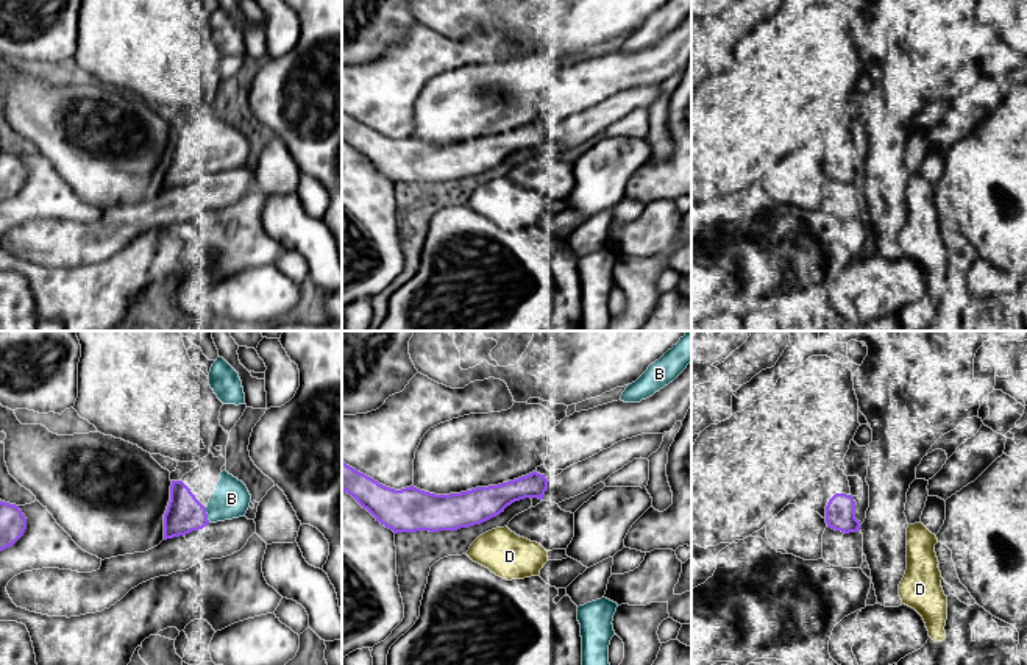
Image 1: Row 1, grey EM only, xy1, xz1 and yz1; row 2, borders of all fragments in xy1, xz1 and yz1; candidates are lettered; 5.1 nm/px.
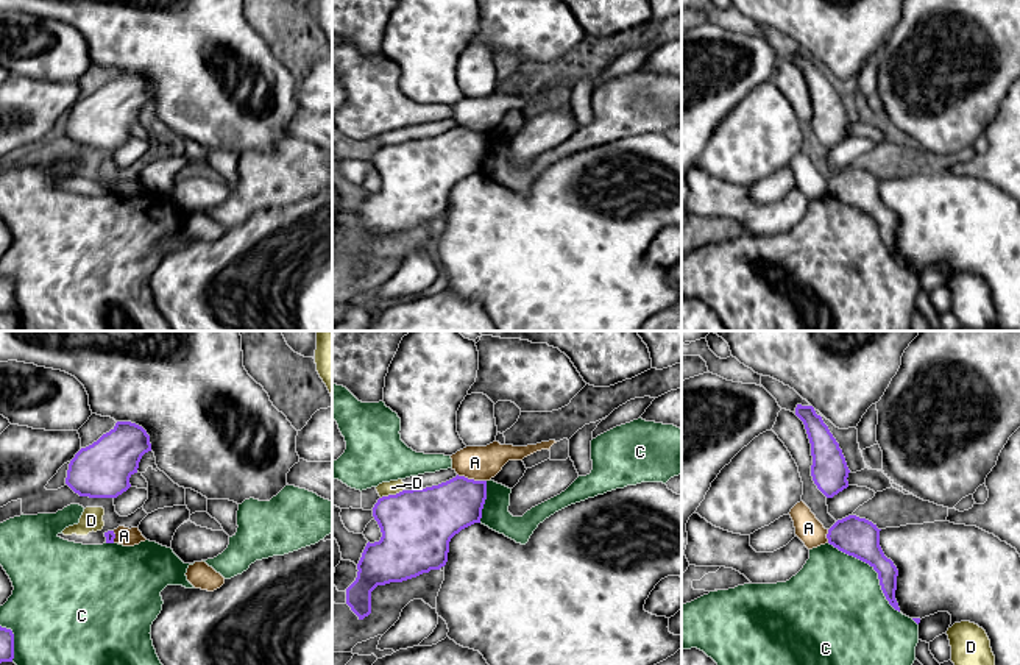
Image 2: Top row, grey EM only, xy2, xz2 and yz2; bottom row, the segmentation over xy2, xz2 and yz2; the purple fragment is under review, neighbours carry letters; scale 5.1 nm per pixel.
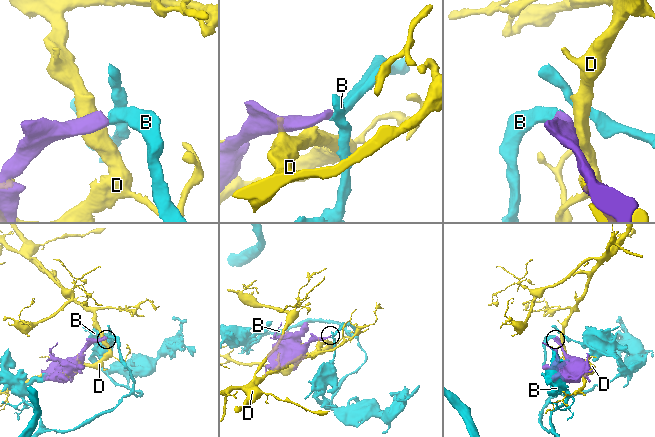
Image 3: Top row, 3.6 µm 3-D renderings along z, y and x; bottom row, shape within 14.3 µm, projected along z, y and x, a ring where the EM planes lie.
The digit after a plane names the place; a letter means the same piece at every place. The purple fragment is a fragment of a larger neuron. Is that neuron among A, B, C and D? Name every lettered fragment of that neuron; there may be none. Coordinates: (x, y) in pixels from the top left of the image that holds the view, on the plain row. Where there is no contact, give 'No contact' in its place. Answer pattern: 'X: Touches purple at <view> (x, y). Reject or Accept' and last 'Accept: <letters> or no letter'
A: Touches purple at xz2 (471, 130). Reject
B: Touches purple at xy1 (206, 164). Accept
C: Touches purple at yz2 (874, 219). Reject
D: Touches purple at xz2 (392, 145). Reject
Accept: B

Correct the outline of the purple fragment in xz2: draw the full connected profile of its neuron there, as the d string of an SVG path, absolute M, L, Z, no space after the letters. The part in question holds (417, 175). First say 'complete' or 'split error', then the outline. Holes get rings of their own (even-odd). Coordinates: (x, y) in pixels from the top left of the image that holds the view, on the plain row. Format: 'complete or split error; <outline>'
complete; M455 126L438 136L402 140L382 147L373 158L382 187L367 194L357 214L357 228L346 239L346 254L363 270L371 264L371 242L377 236L402 233L430 220L440 220L448 212L449 192L462 180L480 173L487 150L487 131Z

